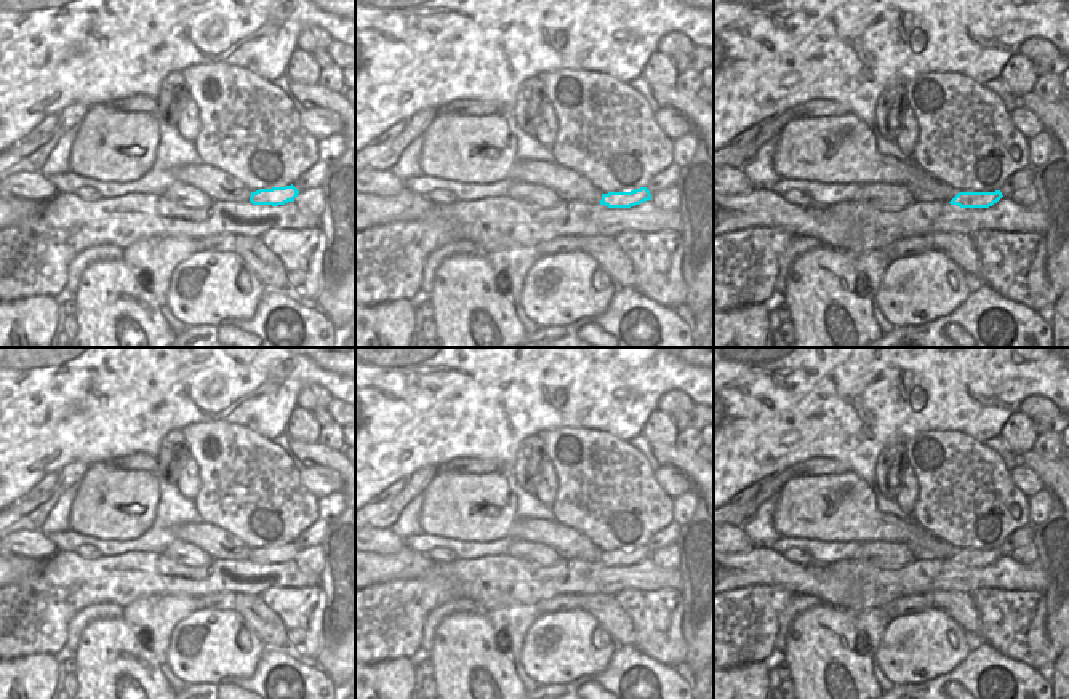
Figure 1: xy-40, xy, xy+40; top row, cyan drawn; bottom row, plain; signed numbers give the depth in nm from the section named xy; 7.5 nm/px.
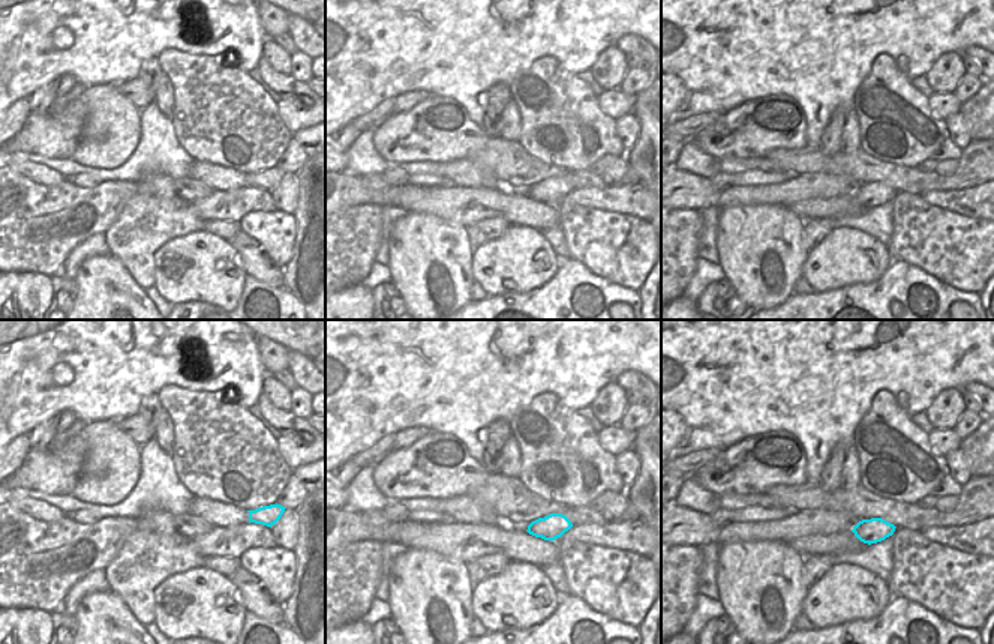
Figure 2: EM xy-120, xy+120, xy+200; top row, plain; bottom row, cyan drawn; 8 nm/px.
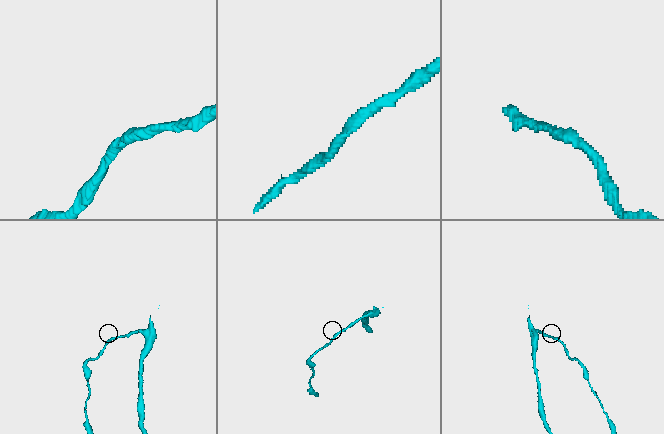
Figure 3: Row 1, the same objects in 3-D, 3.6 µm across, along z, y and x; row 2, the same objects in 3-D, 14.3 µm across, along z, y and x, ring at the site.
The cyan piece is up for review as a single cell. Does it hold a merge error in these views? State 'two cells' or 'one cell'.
one cell

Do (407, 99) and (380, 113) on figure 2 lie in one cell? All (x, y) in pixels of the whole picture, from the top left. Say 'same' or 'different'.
same

